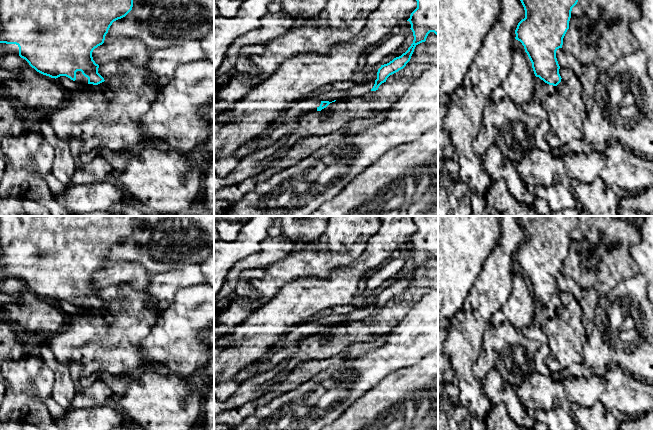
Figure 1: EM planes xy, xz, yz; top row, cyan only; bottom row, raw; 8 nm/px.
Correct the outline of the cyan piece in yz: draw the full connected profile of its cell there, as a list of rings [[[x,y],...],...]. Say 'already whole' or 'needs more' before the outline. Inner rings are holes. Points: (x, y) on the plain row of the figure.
already whole | [[[519,216],[519,223],[525,234],[525,242],[517,249],[515,263],[524,270],[535,300],[549,309],[557,310],[562,302],[559,298],[560,290],[556,282],[556,275],[562,272],[563,262],[569,253],[572,232],[578,226],[578,218],[577,216]]]

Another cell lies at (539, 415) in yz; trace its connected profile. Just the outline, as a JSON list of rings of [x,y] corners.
[[[562,407],[554,408],[549,411],[526,410],[534,421],[544,422],[549,427],[549,430],[576,430],[576,422],[572,415]]]

